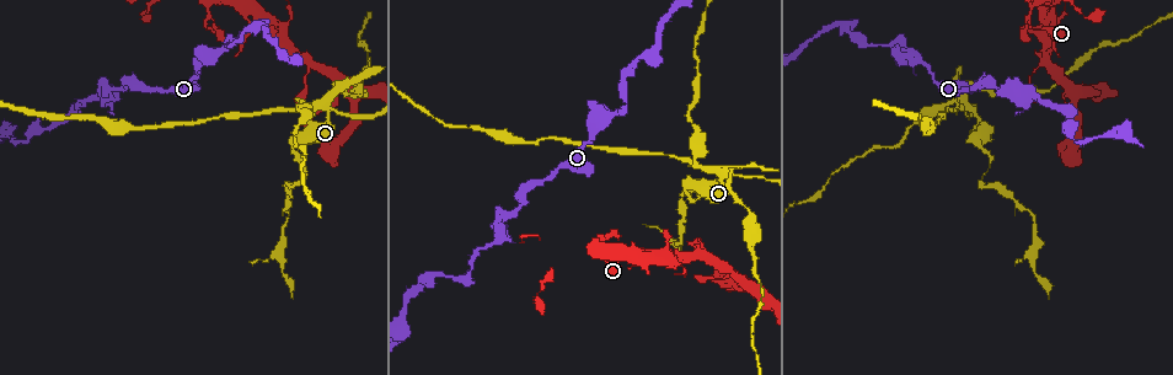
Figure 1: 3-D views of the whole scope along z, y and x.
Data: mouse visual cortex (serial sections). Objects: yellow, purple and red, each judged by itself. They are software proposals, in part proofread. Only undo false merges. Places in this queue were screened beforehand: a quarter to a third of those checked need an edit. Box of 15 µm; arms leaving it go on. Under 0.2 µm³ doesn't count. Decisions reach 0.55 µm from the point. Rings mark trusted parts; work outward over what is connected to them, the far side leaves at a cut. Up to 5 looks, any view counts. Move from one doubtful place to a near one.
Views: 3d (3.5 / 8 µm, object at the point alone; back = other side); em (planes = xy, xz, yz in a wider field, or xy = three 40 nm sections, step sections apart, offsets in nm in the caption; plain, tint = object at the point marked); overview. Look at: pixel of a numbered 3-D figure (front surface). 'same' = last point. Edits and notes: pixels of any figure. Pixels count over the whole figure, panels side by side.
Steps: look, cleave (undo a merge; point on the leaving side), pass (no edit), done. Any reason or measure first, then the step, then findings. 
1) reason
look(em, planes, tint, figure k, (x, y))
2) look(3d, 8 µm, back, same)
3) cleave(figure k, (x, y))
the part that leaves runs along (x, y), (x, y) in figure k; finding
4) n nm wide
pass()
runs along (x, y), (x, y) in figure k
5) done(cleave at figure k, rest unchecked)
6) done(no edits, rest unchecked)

sharp bend
look(em, xy, step 1, tint, figure 1, (691, 192))

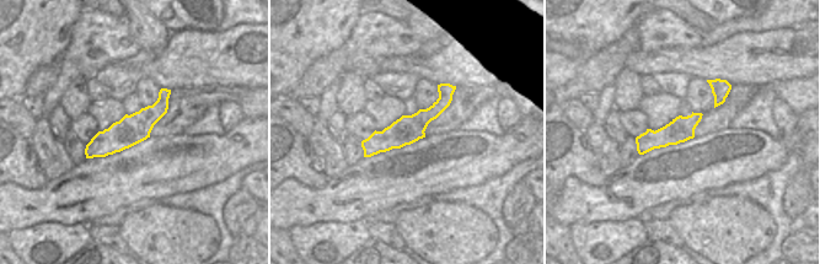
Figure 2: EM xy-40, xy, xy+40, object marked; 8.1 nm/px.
look(3d, 3.5 µm, same)

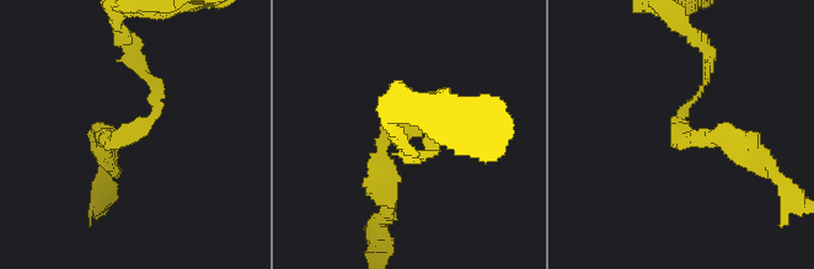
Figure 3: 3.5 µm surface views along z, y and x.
240 nm wide
pass()
runs along (148, 76), (155, 114), (110, 152) in figure 3; continuous, no second cell

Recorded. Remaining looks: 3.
thin neck
look(3d, 3.5 µm, back, figure 1, (1029, 25))

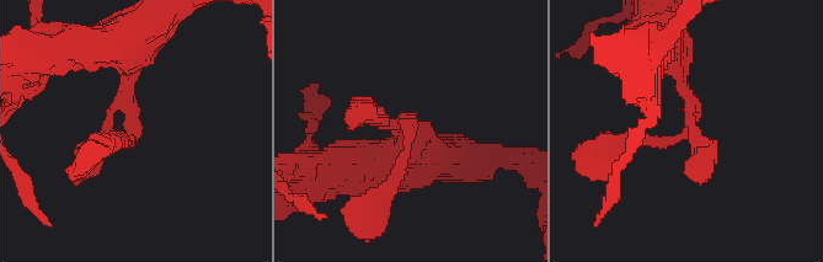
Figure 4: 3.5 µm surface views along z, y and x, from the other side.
look(em, xy, step 3, plain, figure 4, (133, 123))

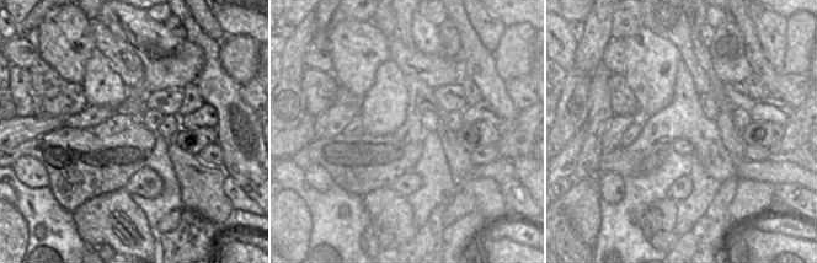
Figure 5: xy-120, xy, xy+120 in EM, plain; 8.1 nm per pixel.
look(em, xy, step 3, tint, same)

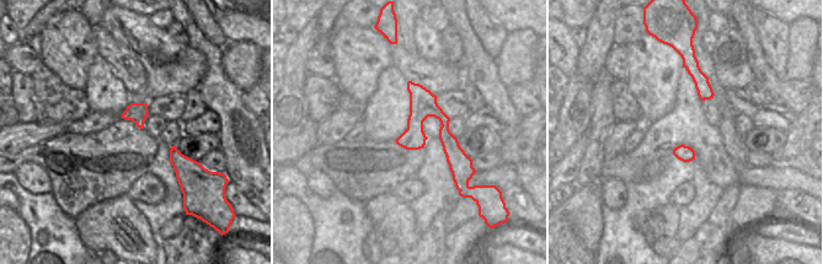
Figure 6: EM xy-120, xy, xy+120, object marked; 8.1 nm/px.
pass()
runs along (410, 85), (444, 119), (461, 174) in figure 6; all the same cell

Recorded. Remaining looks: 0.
done(no edits, rest unchecked)

